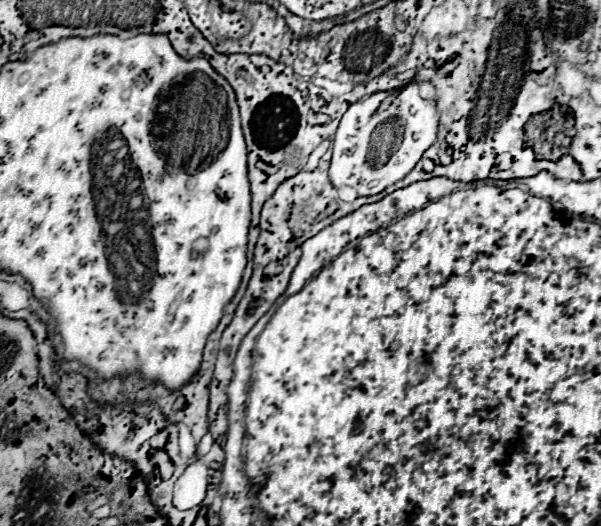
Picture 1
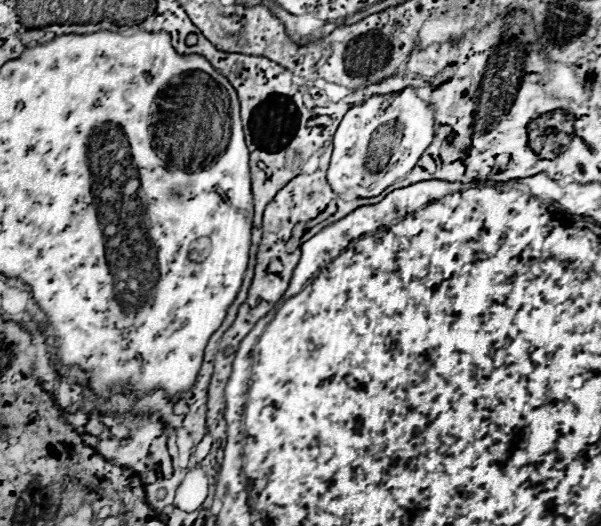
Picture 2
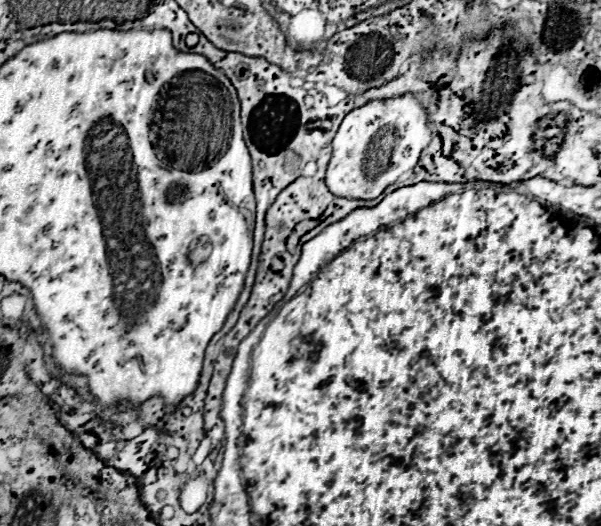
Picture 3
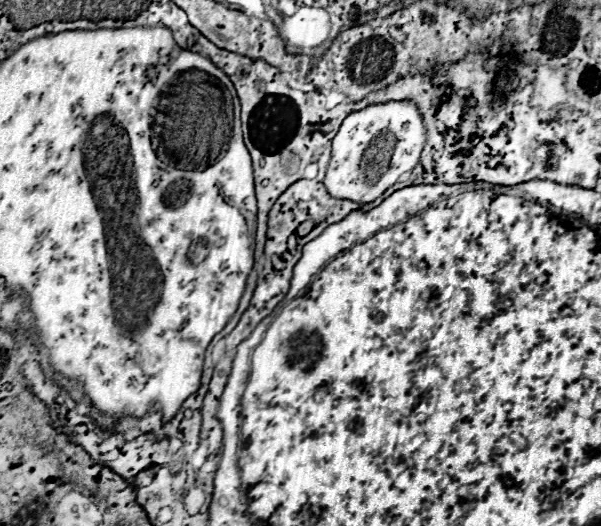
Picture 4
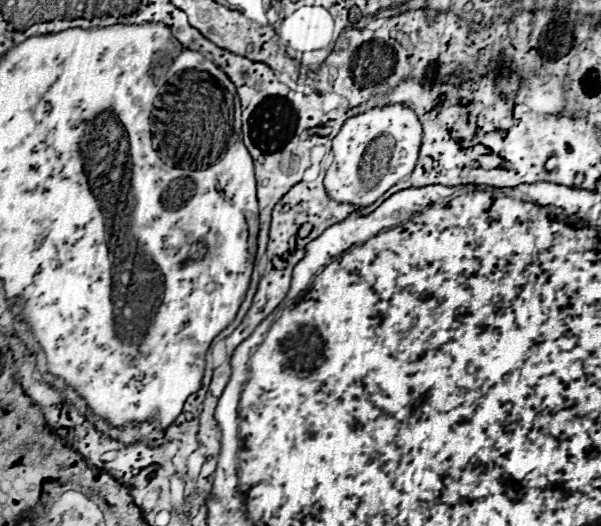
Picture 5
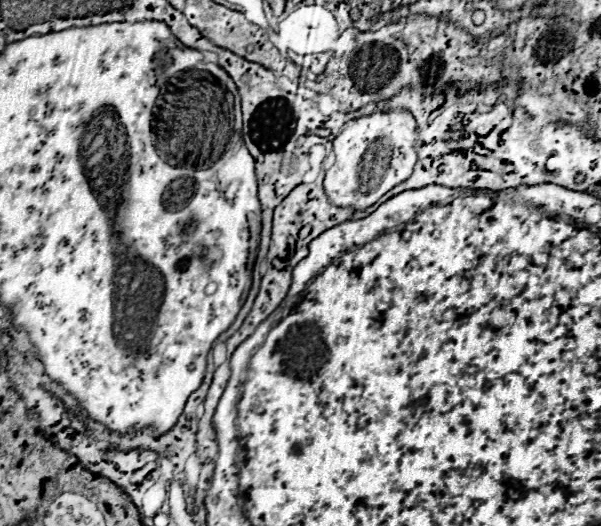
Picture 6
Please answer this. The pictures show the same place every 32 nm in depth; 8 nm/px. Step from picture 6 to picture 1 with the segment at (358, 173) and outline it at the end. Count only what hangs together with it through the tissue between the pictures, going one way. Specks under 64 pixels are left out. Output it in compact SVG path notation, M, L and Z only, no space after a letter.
M418 84L404 86L396 96L394 90L378 92L366 100L350 104L334 136L334 154L328 170L332 186L352 186L360 196L380 194L416 166L420 156L434 144L436 130L436 104L418 96Z

